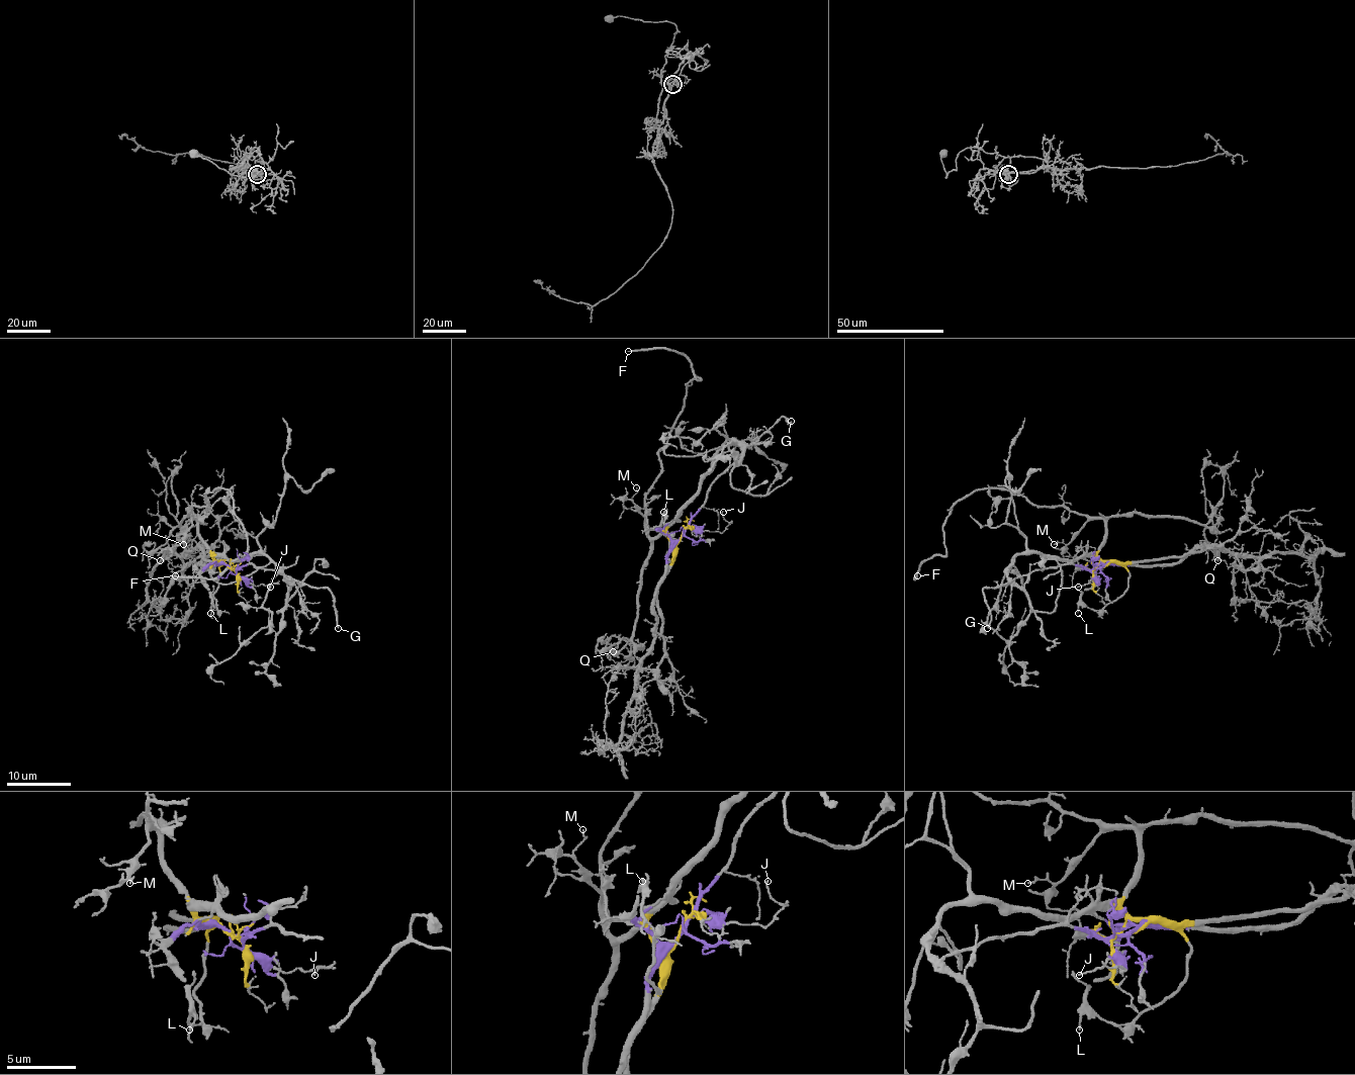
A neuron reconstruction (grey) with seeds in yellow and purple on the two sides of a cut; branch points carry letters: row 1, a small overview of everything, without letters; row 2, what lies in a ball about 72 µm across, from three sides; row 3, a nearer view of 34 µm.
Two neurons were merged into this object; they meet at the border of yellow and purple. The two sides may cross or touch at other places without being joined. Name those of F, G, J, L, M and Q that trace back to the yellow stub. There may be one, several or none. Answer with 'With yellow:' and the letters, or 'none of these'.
With yellow: F, M, Q

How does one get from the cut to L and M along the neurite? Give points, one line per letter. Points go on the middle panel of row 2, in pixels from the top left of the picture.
L: (682, 535), (671, 540), (655, 529), (666, 513), (663, 511)
M: (682, 535), (676, 543), (665, 532), (653, 538), (649, 535), (645, 518), (631, 500), (636, 486)

